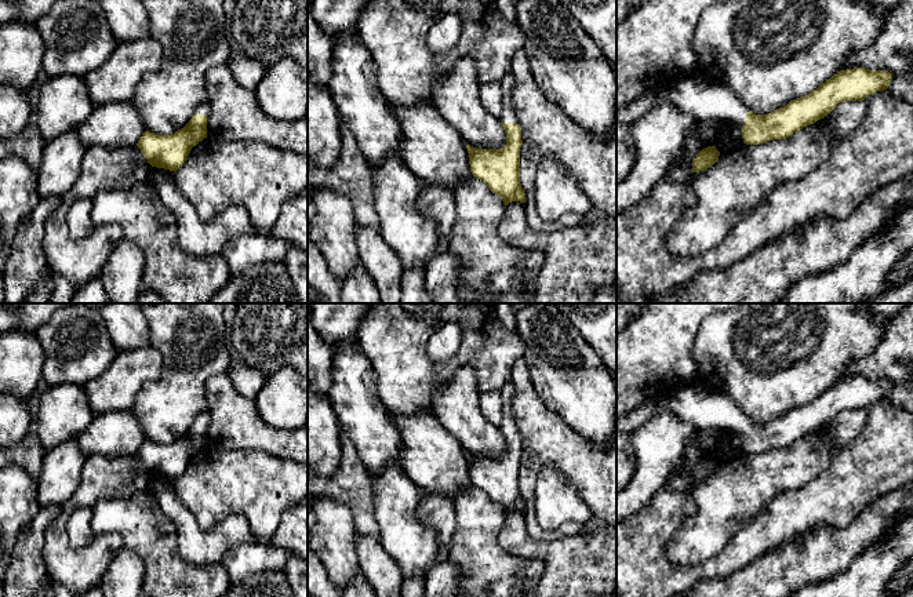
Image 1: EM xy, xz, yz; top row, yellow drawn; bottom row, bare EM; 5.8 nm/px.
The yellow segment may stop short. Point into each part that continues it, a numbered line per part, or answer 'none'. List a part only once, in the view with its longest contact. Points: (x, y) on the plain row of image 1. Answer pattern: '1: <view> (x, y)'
1: xy (203, 418)

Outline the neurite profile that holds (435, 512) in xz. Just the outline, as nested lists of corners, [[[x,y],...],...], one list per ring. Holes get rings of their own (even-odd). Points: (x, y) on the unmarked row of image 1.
[[[422,491],[417,509],[418,520],[439,538],[439,552],[434,565],[450,558],[454,531],[456,527],[454,499]]]

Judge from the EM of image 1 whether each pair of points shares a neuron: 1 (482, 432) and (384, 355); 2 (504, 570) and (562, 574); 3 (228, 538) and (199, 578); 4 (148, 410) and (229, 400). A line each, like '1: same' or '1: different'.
1: different
2: different
3: different
4: different

